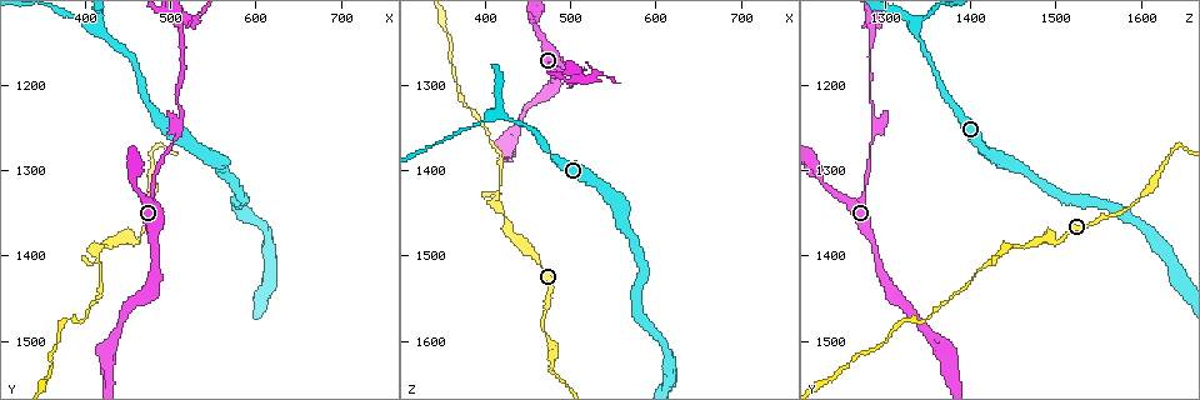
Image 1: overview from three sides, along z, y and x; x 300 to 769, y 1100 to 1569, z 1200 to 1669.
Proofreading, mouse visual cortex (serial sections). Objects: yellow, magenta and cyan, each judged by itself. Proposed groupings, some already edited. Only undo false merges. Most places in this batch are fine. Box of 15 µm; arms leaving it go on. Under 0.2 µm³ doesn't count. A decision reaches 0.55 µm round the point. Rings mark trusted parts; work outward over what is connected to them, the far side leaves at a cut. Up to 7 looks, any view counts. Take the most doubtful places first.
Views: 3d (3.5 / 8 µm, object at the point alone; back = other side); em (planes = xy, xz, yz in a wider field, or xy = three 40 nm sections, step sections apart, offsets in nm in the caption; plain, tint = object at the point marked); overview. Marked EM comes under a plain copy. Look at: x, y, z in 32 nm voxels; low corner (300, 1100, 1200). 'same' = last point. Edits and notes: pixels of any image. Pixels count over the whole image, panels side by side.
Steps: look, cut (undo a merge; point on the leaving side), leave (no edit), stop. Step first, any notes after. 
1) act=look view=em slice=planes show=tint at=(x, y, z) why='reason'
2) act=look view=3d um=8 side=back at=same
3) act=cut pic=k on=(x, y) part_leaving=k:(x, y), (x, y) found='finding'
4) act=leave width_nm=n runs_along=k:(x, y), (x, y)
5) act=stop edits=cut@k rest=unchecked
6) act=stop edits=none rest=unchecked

act=look view=3d um=3.5 at=(455, 1385, 1500) why='thick turns thin'

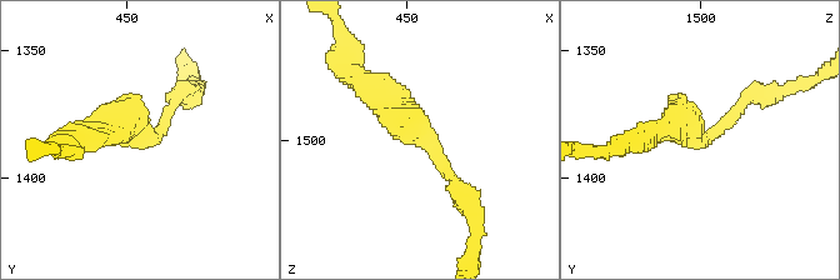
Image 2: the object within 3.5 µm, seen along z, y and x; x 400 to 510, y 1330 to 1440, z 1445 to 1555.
act=look view=em slice=xy step=5 show=tint at=(458, 1384, 1500) why='shape alone is not enough'

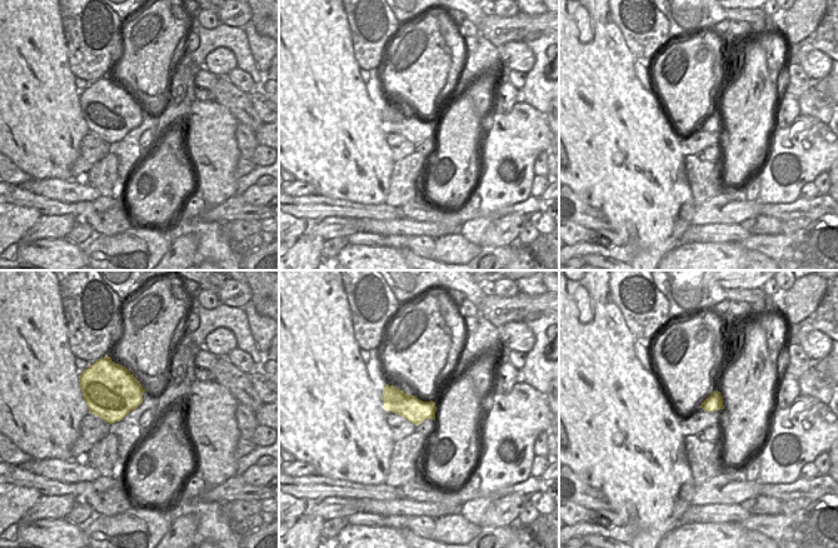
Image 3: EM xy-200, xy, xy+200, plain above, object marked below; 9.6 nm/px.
act=leave runs_along=2:(463, 195), (435, 148), (366, 84) found='one cell here'

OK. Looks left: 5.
act=look view=3d um=3.5 side=back at=(420, 1405, 1425) why='thick turns thin'

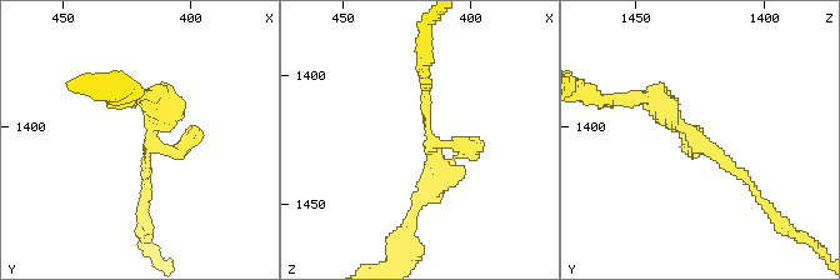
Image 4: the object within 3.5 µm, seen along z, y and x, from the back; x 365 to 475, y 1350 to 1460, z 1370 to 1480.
act=look view=em slice=planes show=tint at=(416, 1407, 1426)

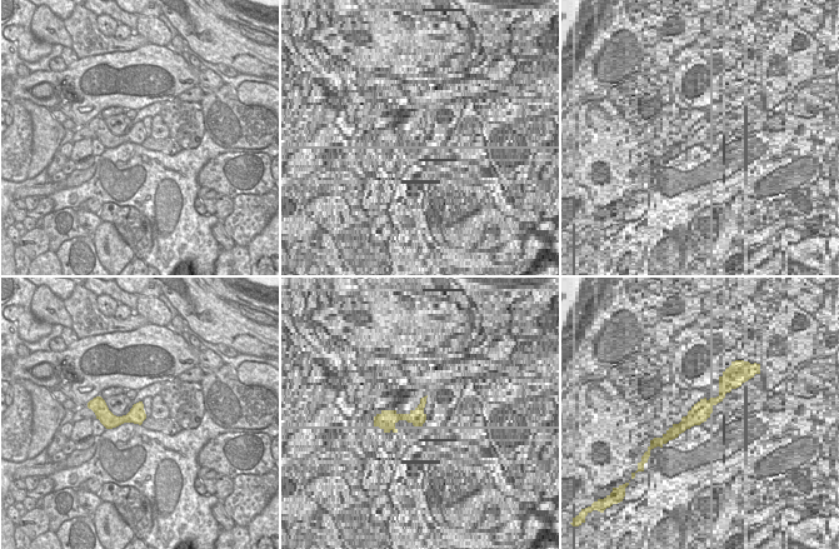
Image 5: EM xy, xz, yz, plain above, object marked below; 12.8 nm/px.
act=leave runs_along=4:(640, 98), (720, 151), (759, 198) found='continuous, no second cell'

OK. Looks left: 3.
act=look view=3d um=3.5 at=(475, 1335, 1600) why='thick turns thin'

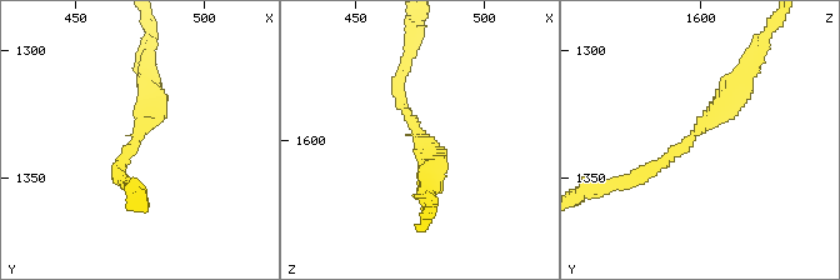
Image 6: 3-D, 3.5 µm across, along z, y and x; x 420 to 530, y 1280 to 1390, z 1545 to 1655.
act=look view=em slice=xy step=5 show=tint at=(474, 1331, 1599) arm_widths_nm=150,300

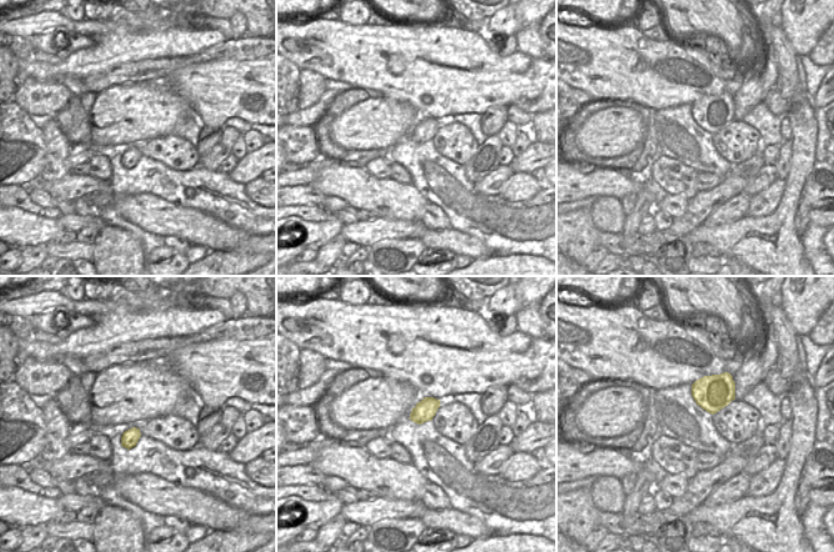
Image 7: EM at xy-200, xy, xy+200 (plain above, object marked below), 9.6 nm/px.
act=leave runs_along=6:(638, 178), (689, 143), (749, 66) found='one cell here'

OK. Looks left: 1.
act=stop edits=none rest=unchecked

